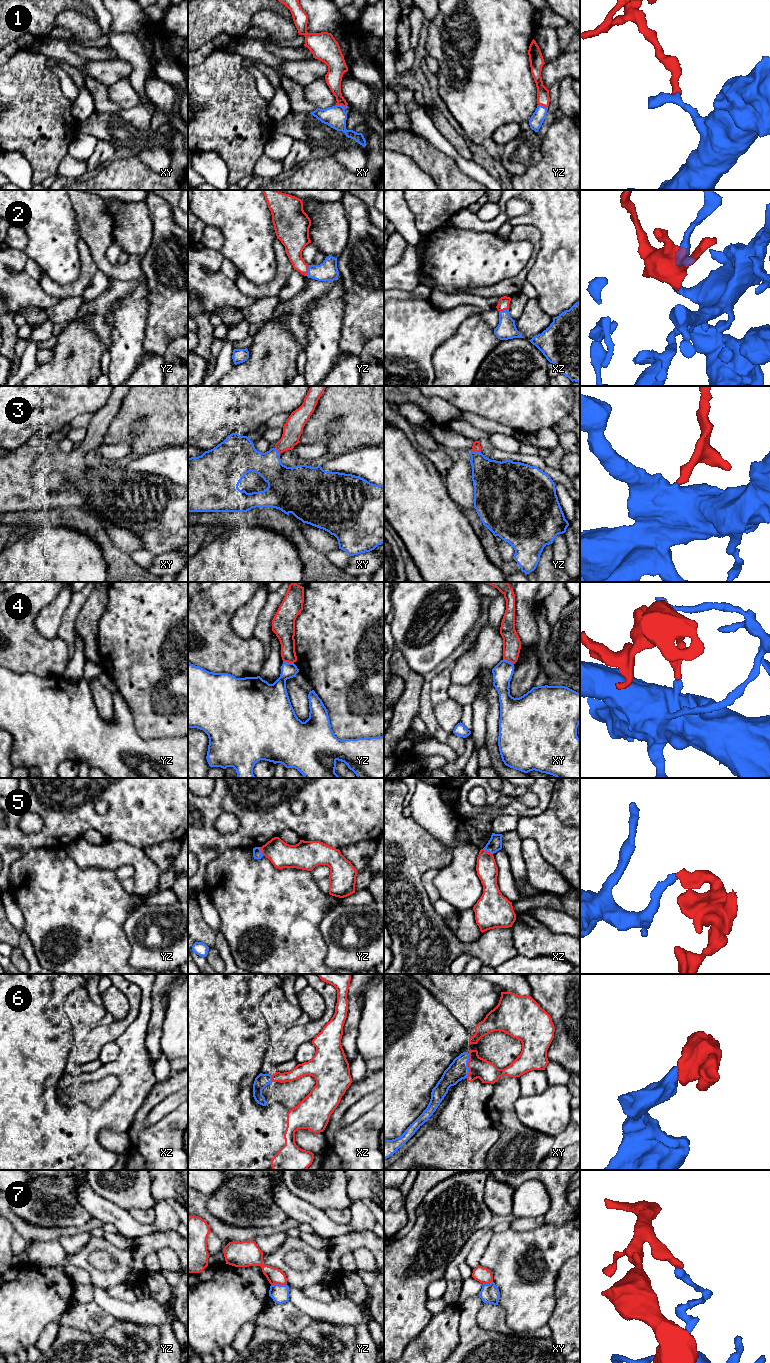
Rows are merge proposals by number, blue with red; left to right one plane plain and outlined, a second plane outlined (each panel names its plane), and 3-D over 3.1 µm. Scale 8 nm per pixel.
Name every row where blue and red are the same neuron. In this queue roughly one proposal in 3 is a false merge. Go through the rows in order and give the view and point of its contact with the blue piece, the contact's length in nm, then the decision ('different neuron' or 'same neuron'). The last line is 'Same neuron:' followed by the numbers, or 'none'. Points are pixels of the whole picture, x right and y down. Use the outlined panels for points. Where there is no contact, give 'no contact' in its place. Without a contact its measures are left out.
1: contact xy (341, 105); length 90 nm; same neuron
2: contact yz (308, 270); length 90 nm; same neuron
3: contact yz (476, 452); length 80 nm; same neuron
4: contact yz (287, 662); length 90 nm; different neuron
5: contact xz (488, 851); length 90 nm; different neuron
6: contact xy (467, 1065); length 200 nm; same neuron
7: contact yz (278, 1284); length 130 nm; different neuron
Same neuron: 1, 2, 3, 6

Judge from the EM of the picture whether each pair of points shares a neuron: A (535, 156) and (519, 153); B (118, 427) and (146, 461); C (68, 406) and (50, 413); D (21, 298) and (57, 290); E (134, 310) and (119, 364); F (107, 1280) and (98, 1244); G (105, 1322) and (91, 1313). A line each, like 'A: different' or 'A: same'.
A: same
B: different
C: same
D: different
E: same
F: same
G: same

